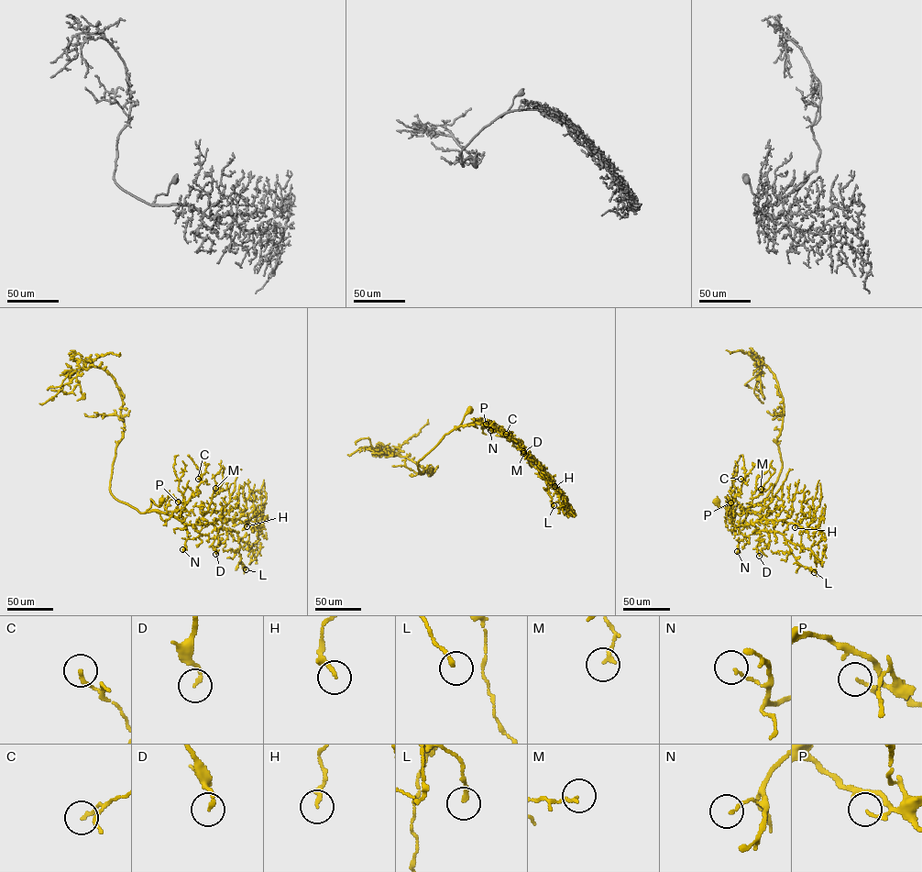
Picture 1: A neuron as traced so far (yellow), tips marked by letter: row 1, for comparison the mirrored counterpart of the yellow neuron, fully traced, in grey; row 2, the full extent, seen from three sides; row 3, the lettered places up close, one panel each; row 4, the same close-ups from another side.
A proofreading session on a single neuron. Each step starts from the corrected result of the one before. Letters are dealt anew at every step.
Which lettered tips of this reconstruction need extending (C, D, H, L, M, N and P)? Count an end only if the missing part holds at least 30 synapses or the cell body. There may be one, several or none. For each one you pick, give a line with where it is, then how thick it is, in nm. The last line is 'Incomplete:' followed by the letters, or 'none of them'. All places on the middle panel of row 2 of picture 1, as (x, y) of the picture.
Incomplete: none of them

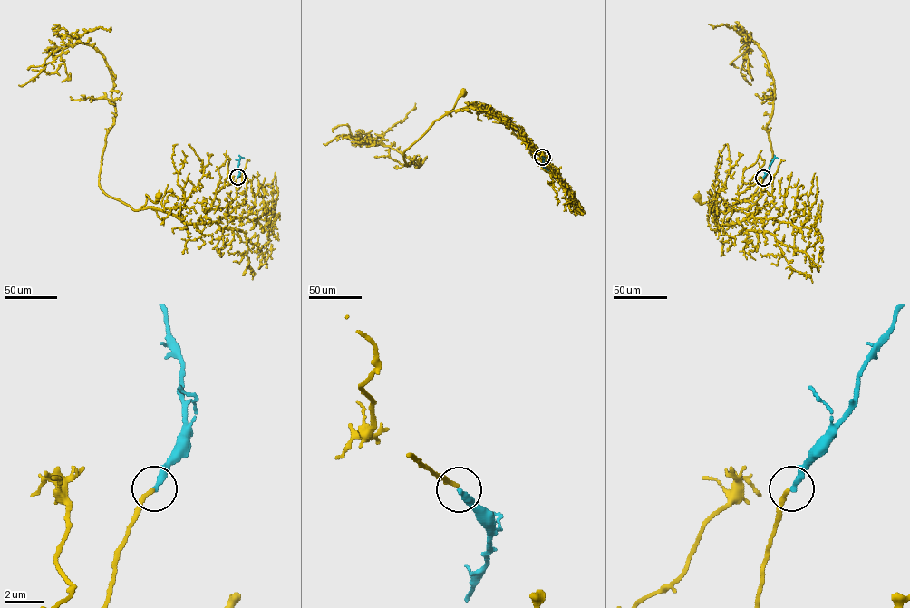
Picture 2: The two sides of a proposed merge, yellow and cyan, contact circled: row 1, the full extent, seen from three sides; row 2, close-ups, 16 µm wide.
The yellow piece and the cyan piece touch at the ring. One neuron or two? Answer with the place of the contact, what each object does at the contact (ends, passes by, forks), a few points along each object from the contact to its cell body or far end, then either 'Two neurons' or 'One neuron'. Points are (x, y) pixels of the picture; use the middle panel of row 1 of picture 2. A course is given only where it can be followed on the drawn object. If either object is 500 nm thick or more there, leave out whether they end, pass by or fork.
Place: (542, 157). At the ring yellow ends. At the ring cyan ends. Course of yellow: (542, 157), (524, 134), (492, 113), (469, 107), (445, 111), (450, 116), (456, 100), (463, 92). Course of cyan: (542, 157), (542, 163), (548, 170). One neuron

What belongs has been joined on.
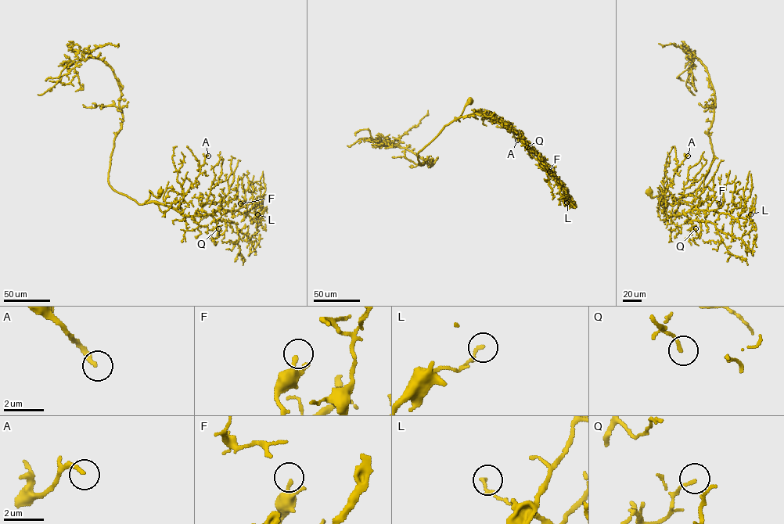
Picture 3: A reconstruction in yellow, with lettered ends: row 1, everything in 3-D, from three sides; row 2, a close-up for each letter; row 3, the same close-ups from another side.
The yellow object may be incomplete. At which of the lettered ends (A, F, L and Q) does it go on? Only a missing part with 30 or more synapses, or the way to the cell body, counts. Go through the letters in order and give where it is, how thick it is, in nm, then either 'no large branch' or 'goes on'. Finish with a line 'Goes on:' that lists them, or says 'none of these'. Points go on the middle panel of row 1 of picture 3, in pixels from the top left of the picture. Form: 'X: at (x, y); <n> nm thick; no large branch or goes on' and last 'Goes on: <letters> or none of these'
A: at (517, 140); 220 nm thick; goes on
F: at (549, 171); 160 nm thick; no large branch
L: at (566, 202); 160 nm thick; no large branch
Q: at (527, 147); 150 nm thick; no large branch
Goes on: A

